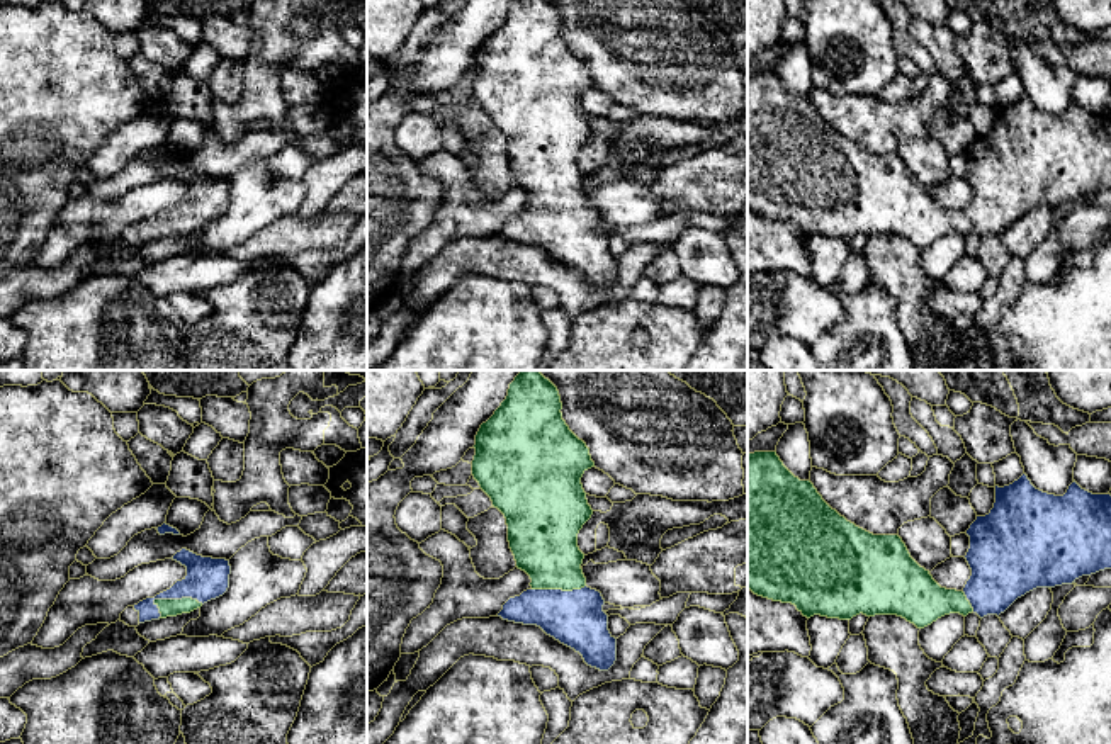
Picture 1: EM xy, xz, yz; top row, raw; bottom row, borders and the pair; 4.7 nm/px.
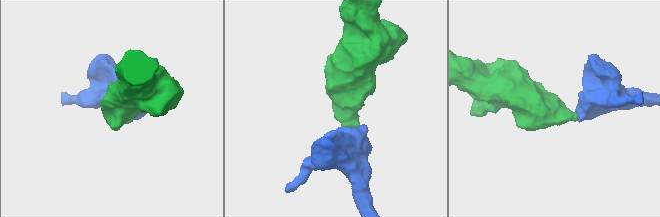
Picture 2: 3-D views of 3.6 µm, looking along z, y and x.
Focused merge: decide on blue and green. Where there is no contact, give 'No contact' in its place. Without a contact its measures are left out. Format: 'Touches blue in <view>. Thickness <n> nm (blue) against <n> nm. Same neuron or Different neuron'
Touches blue in xy. Thickness 200 nm (blue) against 80 nm. Same neuron

